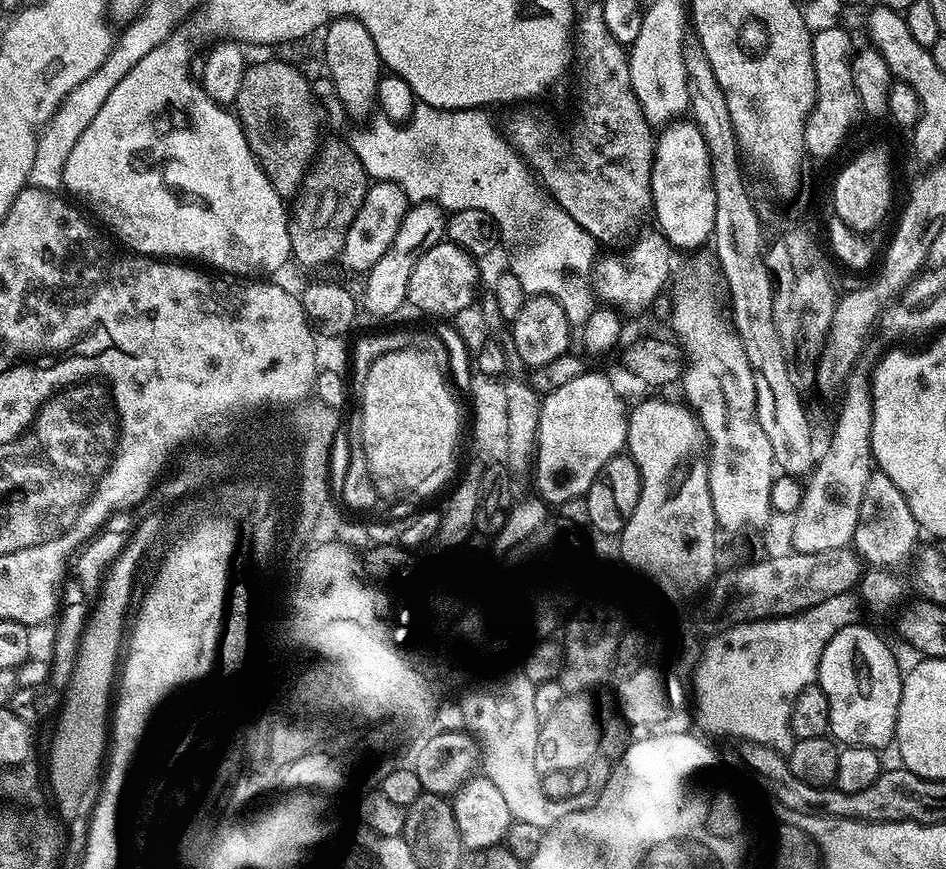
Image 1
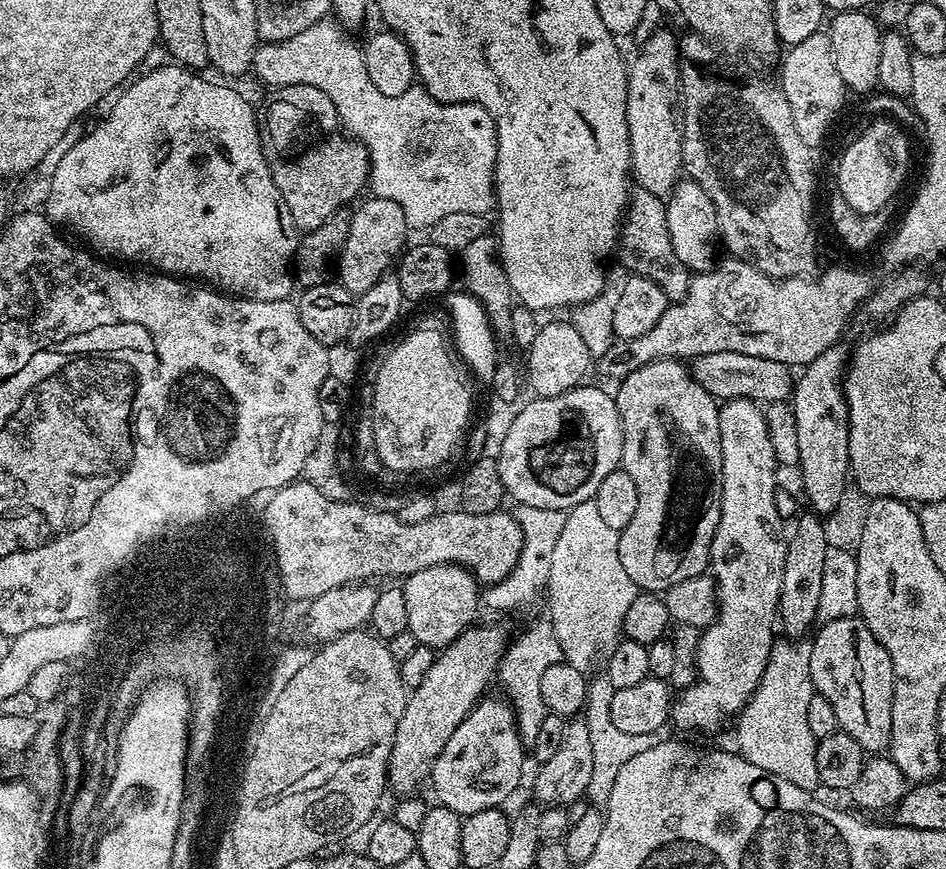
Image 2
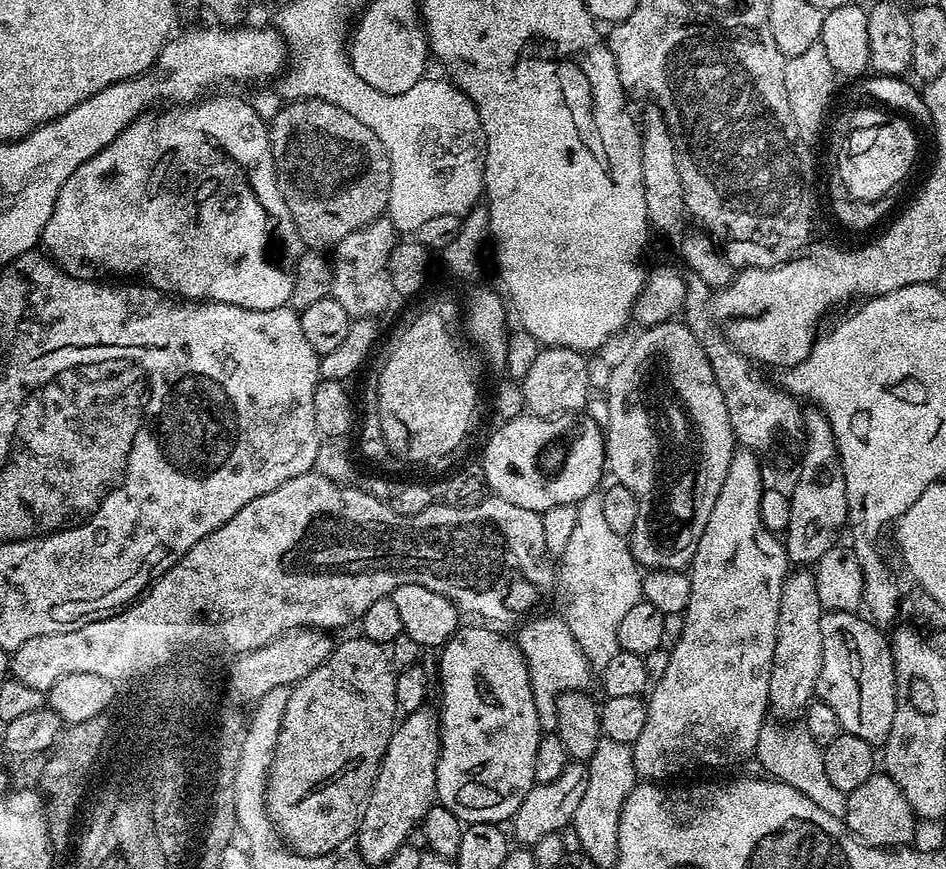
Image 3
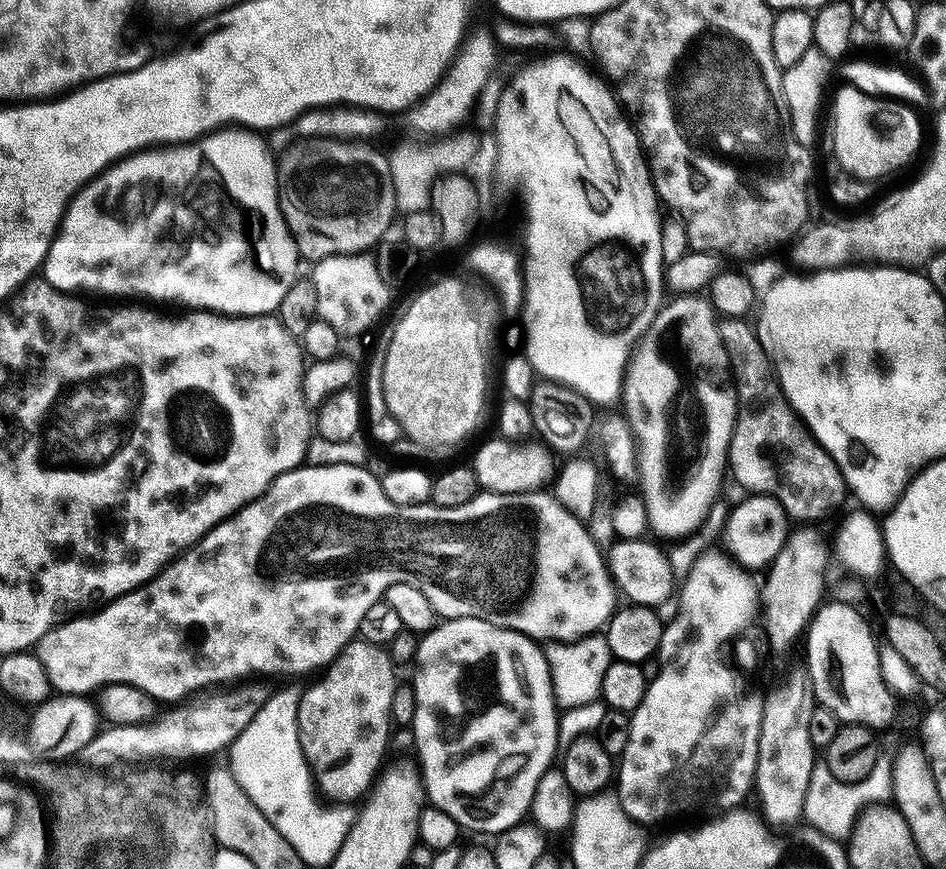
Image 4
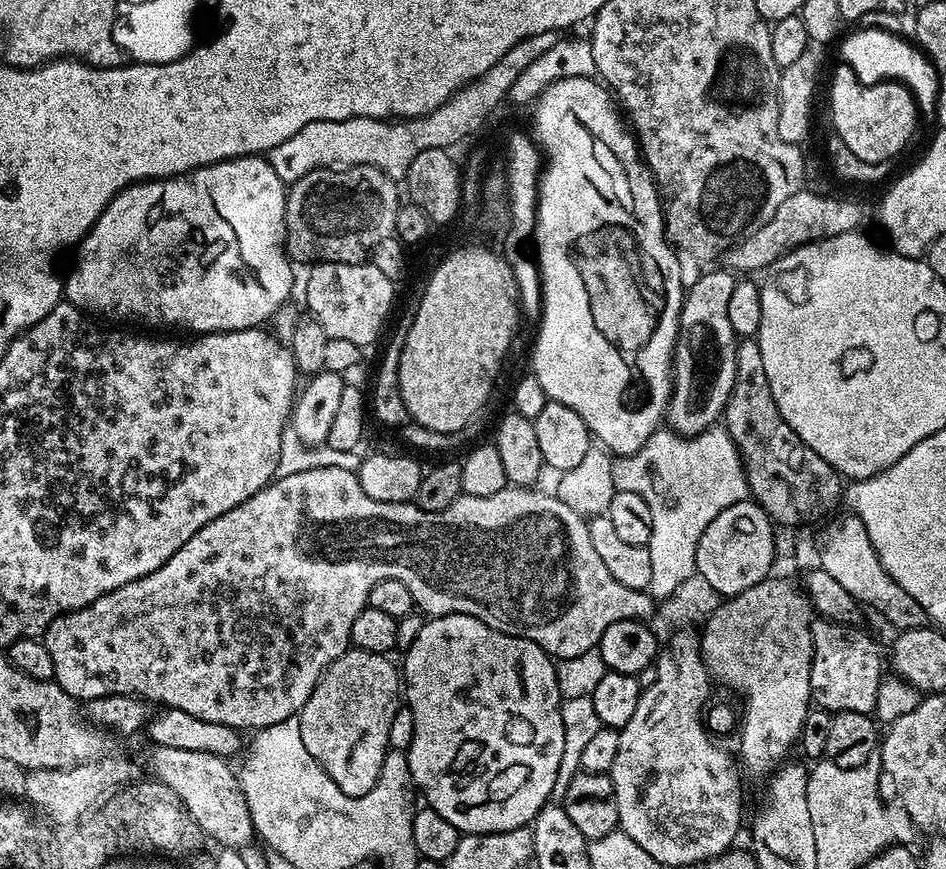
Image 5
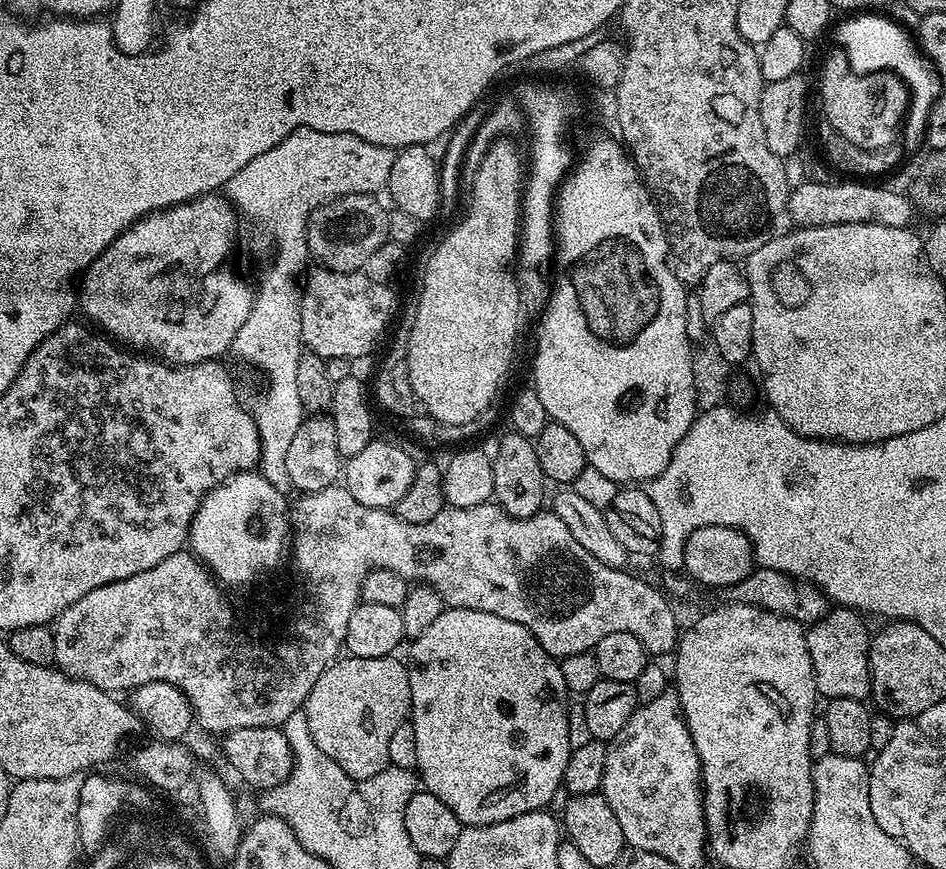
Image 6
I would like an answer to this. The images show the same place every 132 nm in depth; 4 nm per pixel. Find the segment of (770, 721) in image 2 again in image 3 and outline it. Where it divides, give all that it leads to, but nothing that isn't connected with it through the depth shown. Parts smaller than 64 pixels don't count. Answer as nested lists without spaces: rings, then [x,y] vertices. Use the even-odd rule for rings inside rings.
[[[769,723],[760,731],[754,756],[755,759],[760,759],[760,764],[768,771],[765,773],[769,777],[798,790],[803,796],[810,798],[810,802],[822,806],[822,810],[826,810],[826,814],[843,817],[844,808],[848,805],[847,795],[830,783],[824,765],[824,753],[810,738],[810,734],[804,731],[803,727],[796,726],[787,732],[786,729]]]

